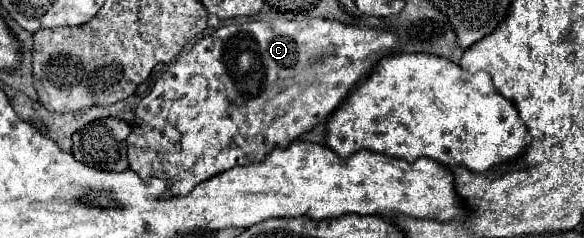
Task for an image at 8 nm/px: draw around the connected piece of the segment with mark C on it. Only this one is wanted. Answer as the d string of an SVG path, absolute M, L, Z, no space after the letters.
M309 18L303 22L295 22L295 20L251 20L251 22L243 22L243 24L227 24L219 30L213 32L213 36L203 36L201 40L195 42L195 46L187 52L181 54L175 64L171 64L155 82L155 86L151 88L151 92L141 98L139 106L137 106L137 114L135 114L135 122L131 126L131 134L127 136L127 150L129 150L129 166L131 170L139 172L141 176L157 176L161 180L173 180L173 194L187 194L195 184L217 176L219 172L225 172L229 168L237 166L245 166L251 164L253 160L263 160L265 154L269 154L269 150L281 146L281 144L289 144L293 140L297 140L299 136L303 136L305 132L309 132L313 126L317 126L319 122L323 122L339 104L341 100L347 96L347 92L359 84L373 68L375 64L391 54L393 50L399 50L401 42L395 34L391 32L383 32L383 30L371 30L371 28L353 28L347 24L341 24L337 20L323 20L323 18Z

